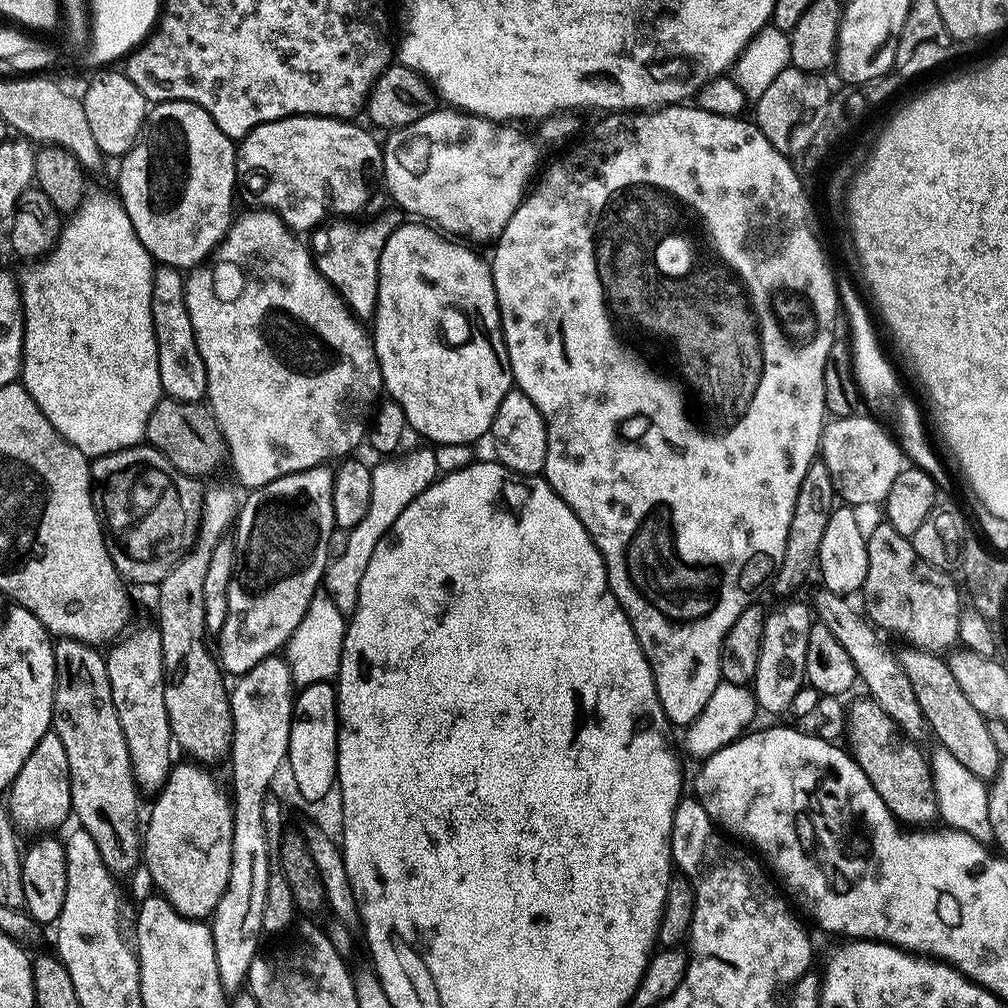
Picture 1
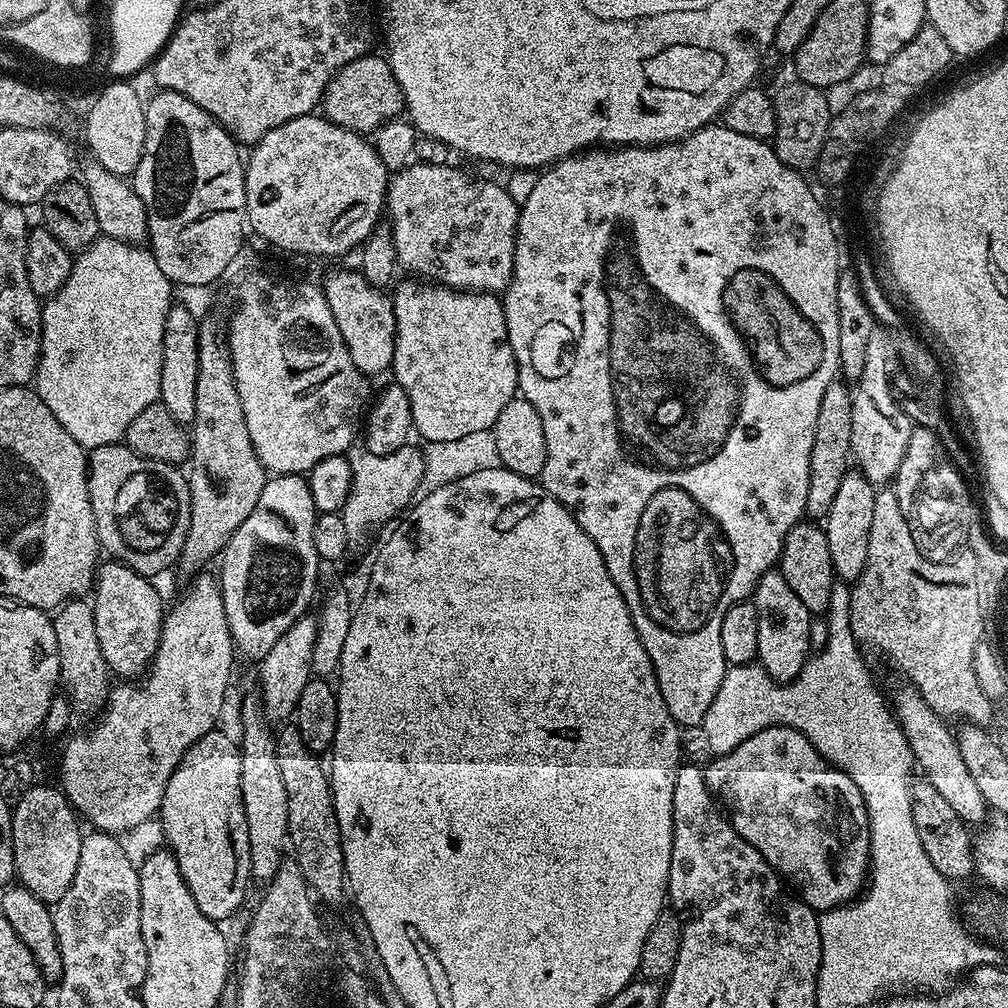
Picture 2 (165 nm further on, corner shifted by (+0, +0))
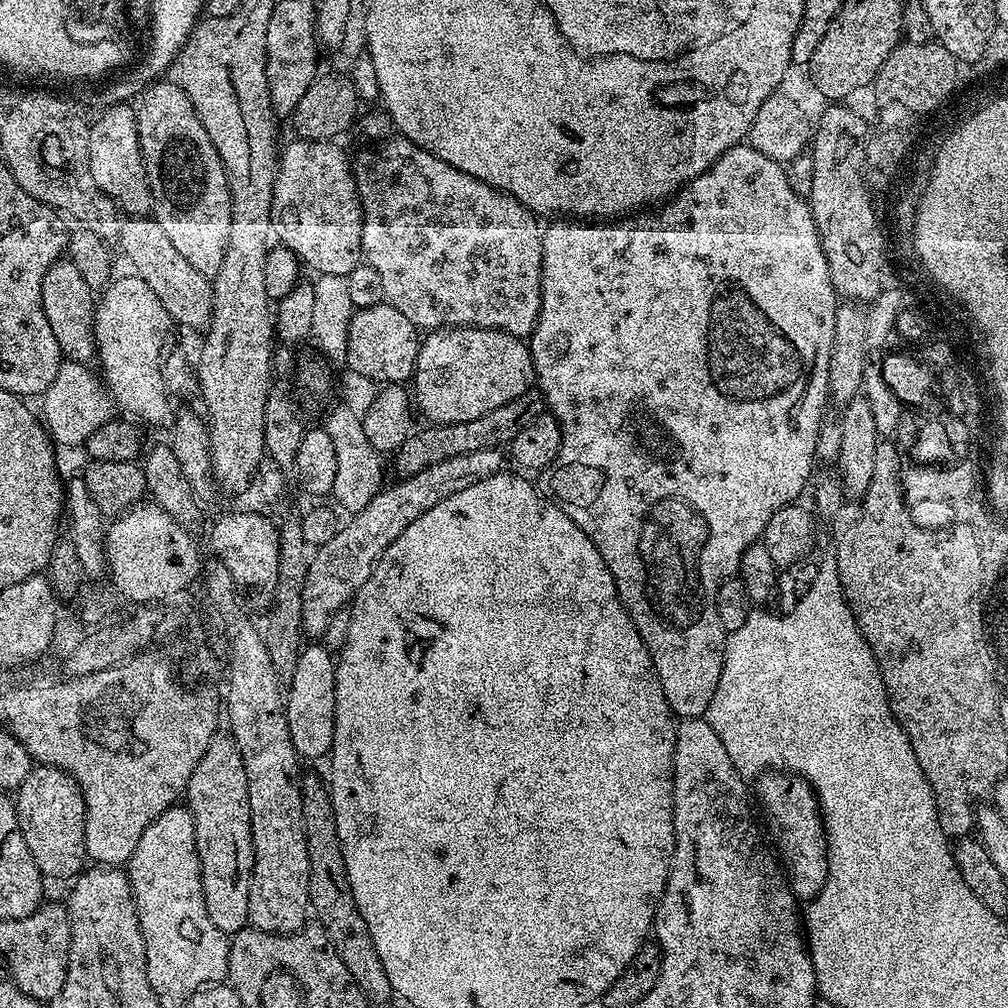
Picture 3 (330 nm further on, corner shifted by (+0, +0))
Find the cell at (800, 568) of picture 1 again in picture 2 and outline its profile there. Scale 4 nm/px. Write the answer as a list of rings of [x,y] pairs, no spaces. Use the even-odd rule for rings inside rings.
[[[834,379],[822,394],[822,402],[818,405],[818,426],[814,426],[814,446],[810,450],[810,484],[806,490],[806,512],[809,517],[827,517],[834,502],[834,494],[838,494],[838,485],[850,470],[851,417],[852,388],[843,379]]]

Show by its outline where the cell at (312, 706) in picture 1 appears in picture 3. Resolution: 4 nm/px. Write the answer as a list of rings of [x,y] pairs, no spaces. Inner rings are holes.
[[[312,642],[301,649],[294,680],[286,692],[284,709],[290,726],[290,742],[294,742],[296,755],[305,761],[320,760],[323,756],[325,759],[331,753],[334,742],[336,660],[323,643]]]

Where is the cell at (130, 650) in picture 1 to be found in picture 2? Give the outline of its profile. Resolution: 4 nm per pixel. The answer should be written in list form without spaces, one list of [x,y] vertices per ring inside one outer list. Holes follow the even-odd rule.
[[[108,558],[105,561],[96,569],[94,591],[90,596],[94,630],[98,630],[98,646],[102,646],[102,658],[113,677],[140,678],[149,671],[160,645],[166,603],[149,577],[139,576],[119,560]]]

